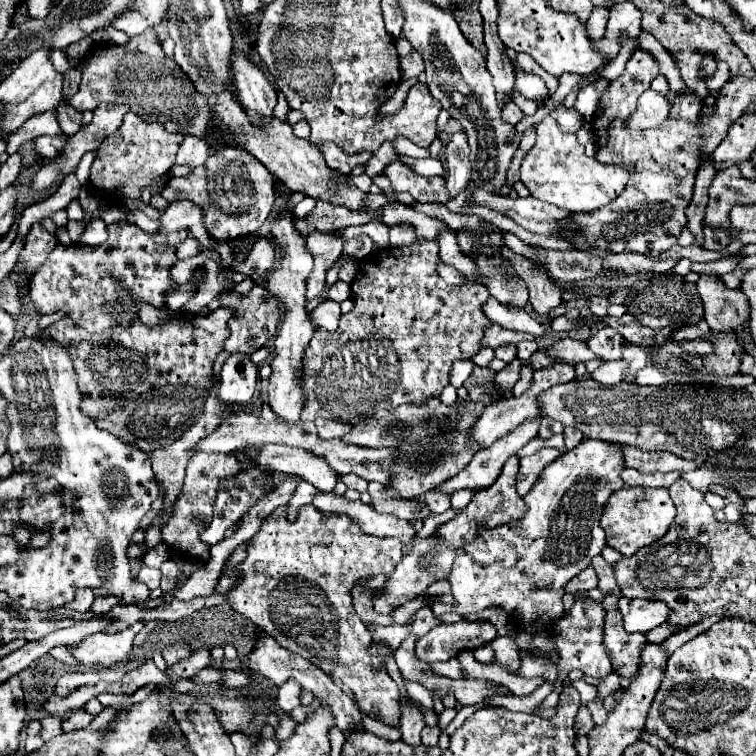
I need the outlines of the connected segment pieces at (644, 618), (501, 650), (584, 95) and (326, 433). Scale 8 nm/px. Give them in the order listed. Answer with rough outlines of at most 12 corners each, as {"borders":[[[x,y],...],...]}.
{"borders":[[[621,598],[627,632],[661,626],[671,608],[659,600]],[[509,636],[491,642],[495,660],[509,674],[517,674],[519,648]],[[597,80],[577,92],[575,110],[593,116],[607,80]],[[317,418],[321,438],[343,438],[351,424]]]}

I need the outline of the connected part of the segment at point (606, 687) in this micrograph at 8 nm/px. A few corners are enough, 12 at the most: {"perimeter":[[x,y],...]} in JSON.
{"perimeter":[[615,672],[603,680],[597,698],[604,701],[611,692],[621,688]]}

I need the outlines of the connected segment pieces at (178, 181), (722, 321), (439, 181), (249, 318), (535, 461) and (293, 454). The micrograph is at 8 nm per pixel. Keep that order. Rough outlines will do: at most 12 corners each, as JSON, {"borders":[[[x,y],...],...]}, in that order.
{"borders":[[[223,148],[171,178],[167,200],[205,210],[209,232],[259,230],[275,192],[243,148]],[[701,274],[697,292],[705,322],[741,338],[749,316],[747,296],[721,276]],[[403,166],[403,192],[417,202],[447,204],[443,176]],[[255,284],[227,292],[227,352],[253,354],[275,336],[279,302]],[[541,448],[521,458],[517,492],[525,496],[545,466],[561,452]],[[261,446],[257,462],[331,492],[339,474],[325,458]]]}

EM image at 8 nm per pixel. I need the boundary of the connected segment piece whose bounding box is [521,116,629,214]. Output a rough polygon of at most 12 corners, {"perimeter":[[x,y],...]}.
{"perimeter":[[547,116],[521,164],[537,200],[589,214],[629,172],[585,154]]}

